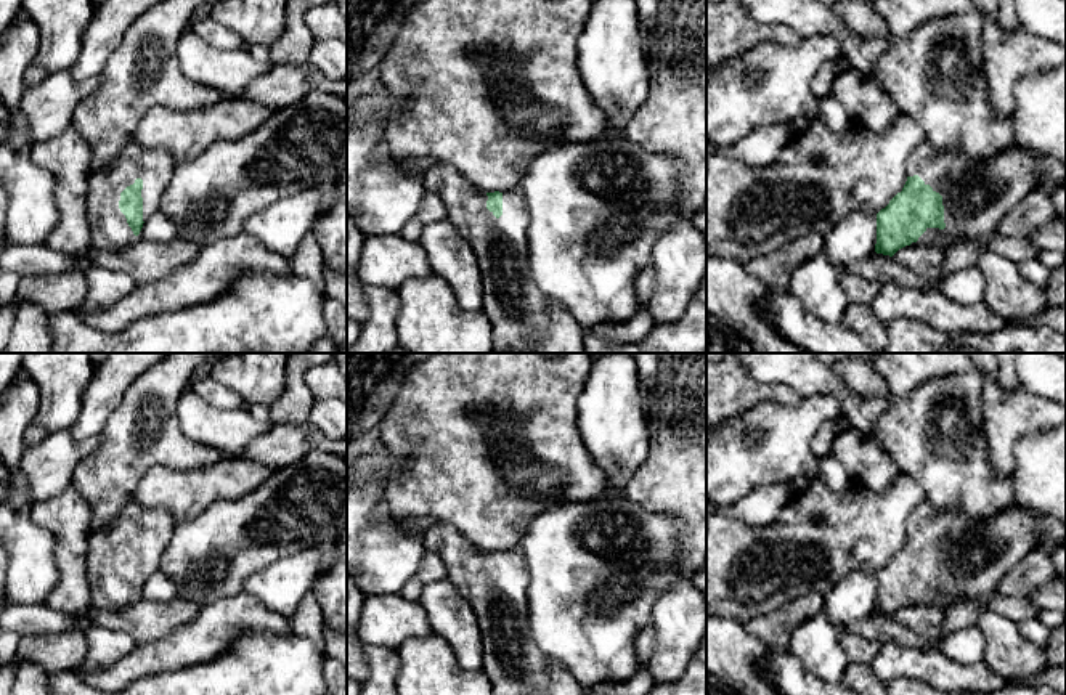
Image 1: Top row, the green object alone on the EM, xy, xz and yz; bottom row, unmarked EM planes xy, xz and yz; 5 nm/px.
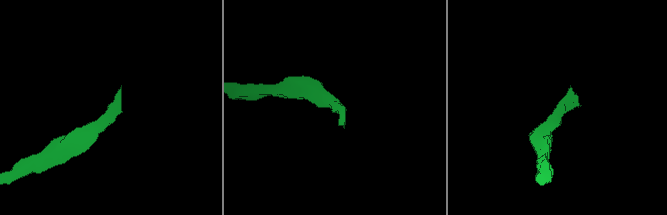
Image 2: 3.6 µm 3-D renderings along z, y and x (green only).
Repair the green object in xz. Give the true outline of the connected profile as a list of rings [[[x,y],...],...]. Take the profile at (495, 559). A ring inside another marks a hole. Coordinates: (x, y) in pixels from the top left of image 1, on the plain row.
[[[438,522],[424,533],[424,546],[445,562],[446,579],[477,615],[491,695],[544,695],[551,685],[547,656],[530,636],[523,554],[485,552]]]

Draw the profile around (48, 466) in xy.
[[[69,429],[56,430],[34,446],[26,446],[21,469],[29,483],[32,504],[64,491],[74,478],[77,464],[101,443],[101,437],[75,440]]]

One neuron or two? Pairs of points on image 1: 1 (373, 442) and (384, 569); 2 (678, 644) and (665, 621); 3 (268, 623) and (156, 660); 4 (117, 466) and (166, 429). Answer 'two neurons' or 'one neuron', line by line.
1: two neurons
2: one neuron
3: one neuron
4: one neuron

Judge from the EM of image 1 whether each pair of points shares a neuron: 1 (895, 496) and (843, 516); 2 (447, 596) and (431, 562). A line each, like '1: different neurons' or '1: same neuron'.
1: same neuron
2: different neurons

